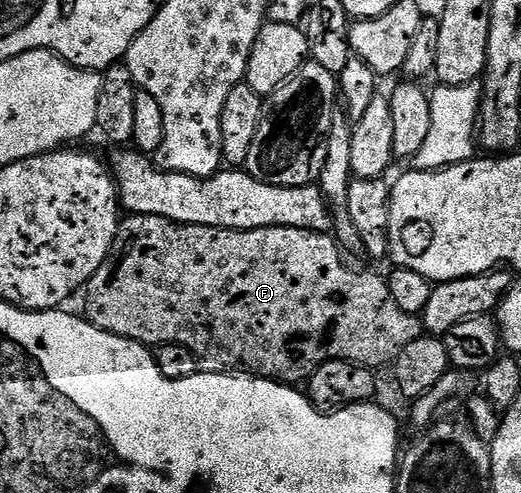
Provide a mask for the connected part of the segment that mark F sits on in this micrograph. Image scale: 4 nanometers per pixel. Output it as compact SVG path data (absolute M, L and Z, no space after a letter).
M127 215L119 223L118 236L110 248L110 255L96 270L93 278L84 286L86 292L85 319L113 336L123 336L125 340L135 340L137 344L157 346L160 344L179 344L198 359L198 367L203 372L229 372L257 376L260 380L276 380L280 384L298 386L309 381L310 376L324 366L324 362L347 360L353 364L362 364L371 370L379 370L393 365L404 346L416 342L424 334L421 319L412 314L404 314L390 293L389 283L382 280L370 268L357 268L349 264L347 253L338 245L333 235L312 230L295 228L261 228L260 230L228 230L227 228L209 228L191 224L174 224L159 216Z

